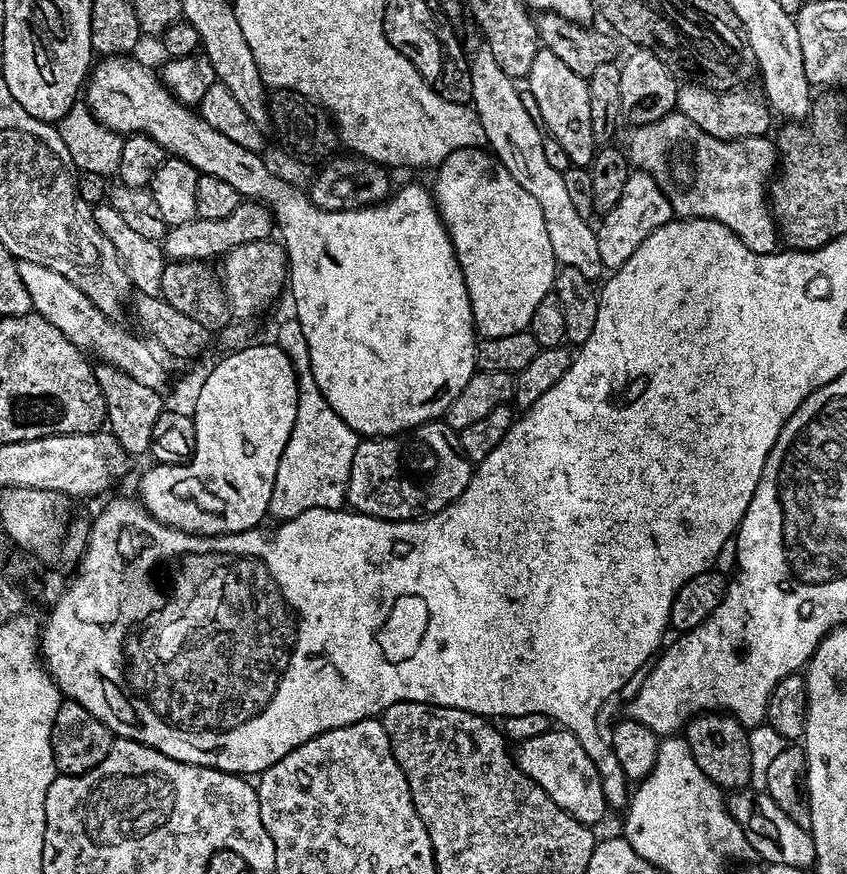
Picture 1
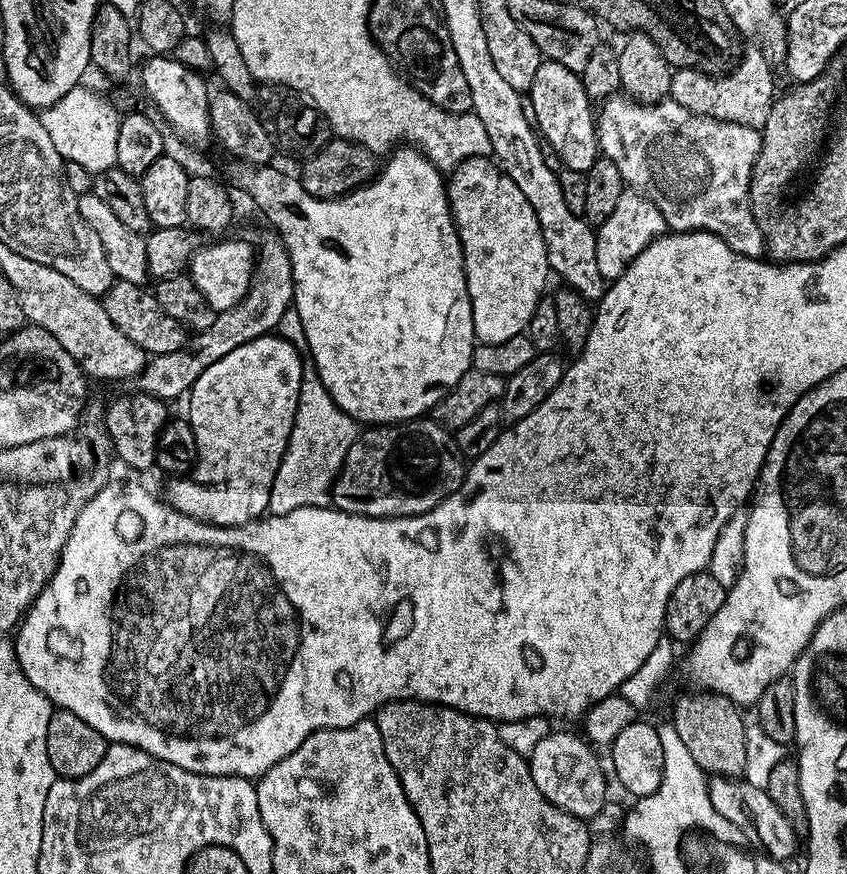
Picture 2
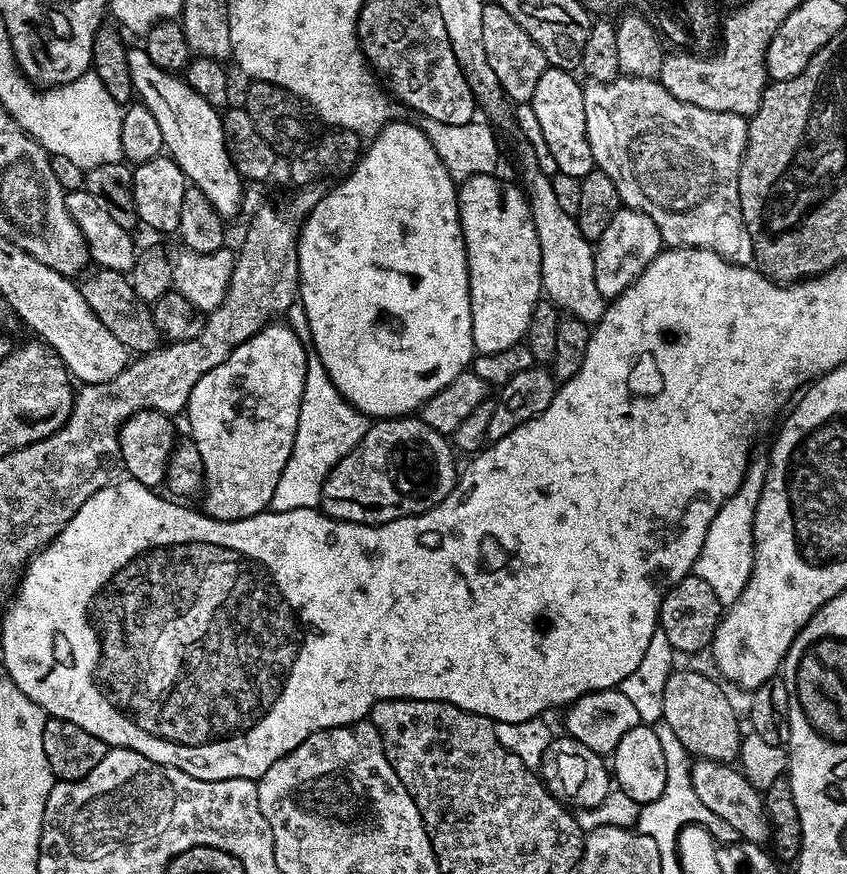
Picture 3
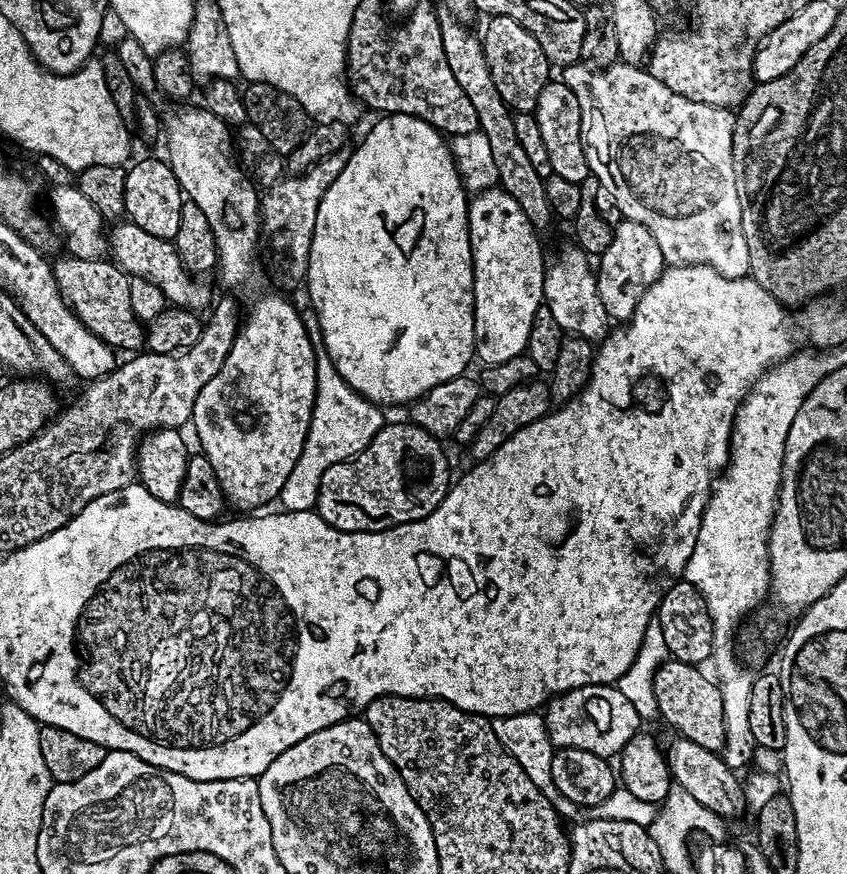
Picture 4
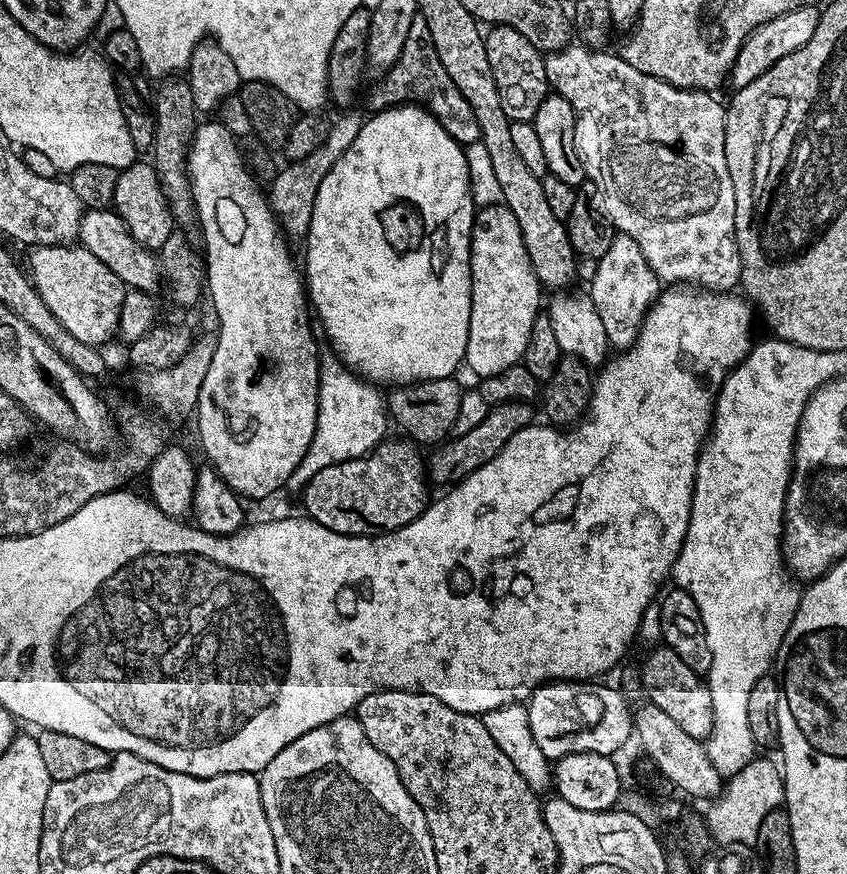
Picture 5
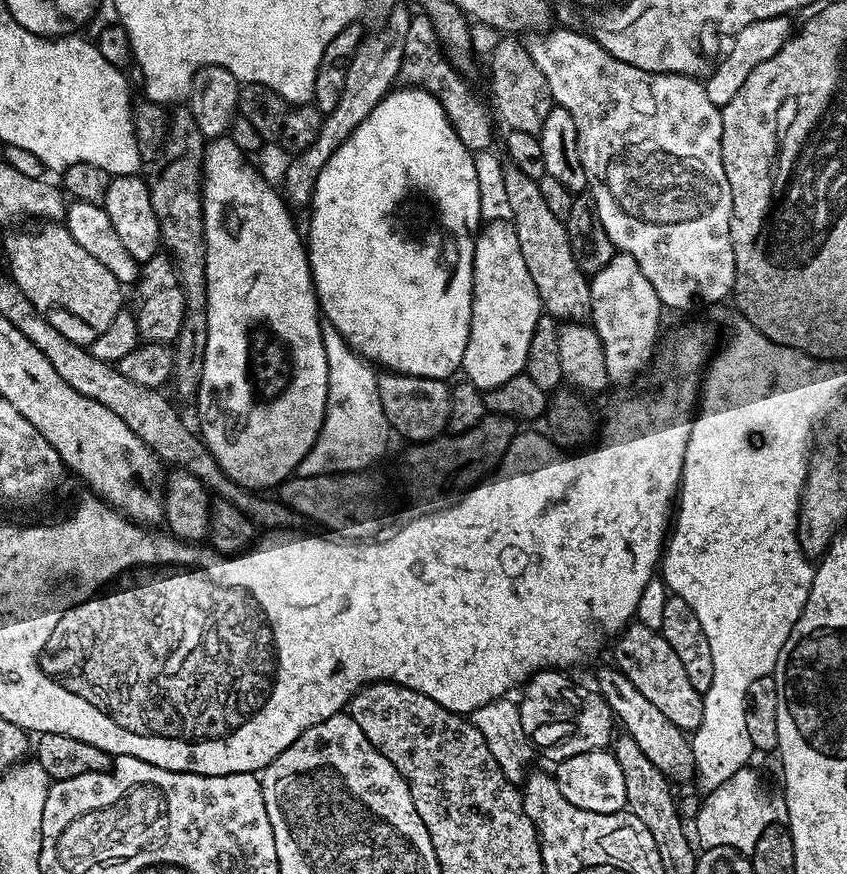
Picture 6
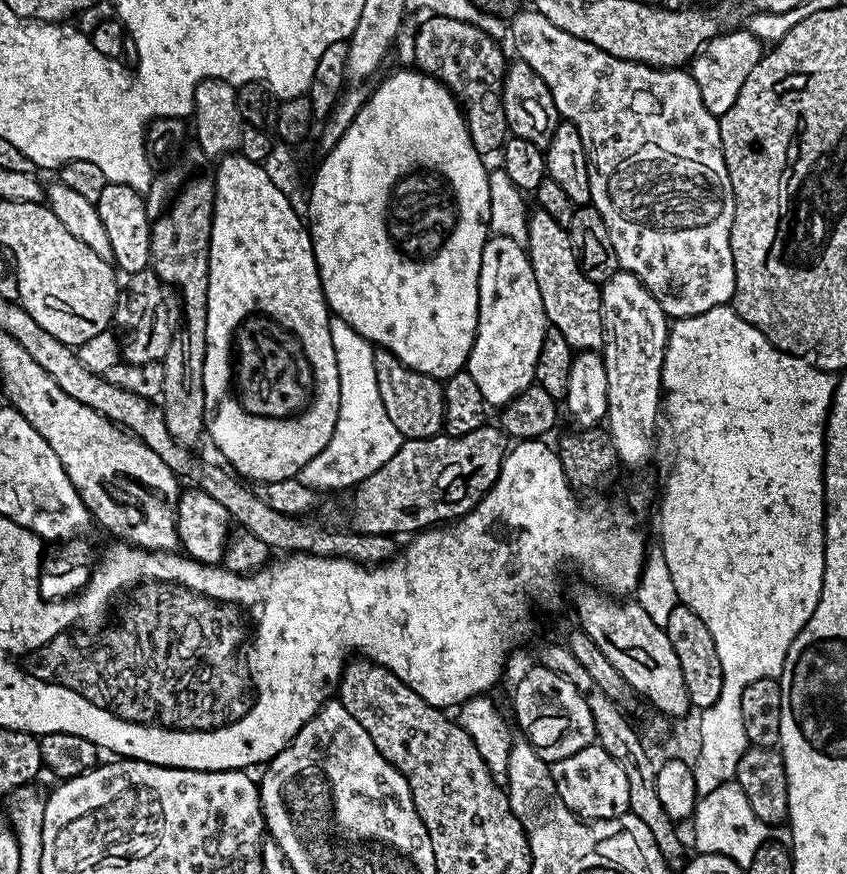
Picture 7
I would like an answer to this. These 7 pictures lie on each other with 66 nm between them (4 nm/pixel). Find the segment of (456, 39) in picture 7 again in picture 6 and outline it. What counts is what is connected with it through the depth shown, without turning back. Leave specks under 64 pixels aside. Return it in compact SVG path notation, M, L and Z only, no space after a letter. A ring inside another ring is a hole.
M423 14L413 15L410 22L410 31L406 34L406 50L400 67L400 80L414 88L425 88L430 95L438 98L438 102L446 110L446 116L450 118L452 129L458 134L458 138L462 138L462 146L466 146L473 154L487 152L493 147L493 113L490 108L488 113L488 108L480 101L479 94L464 81L467 79L448 63L434 26Z

